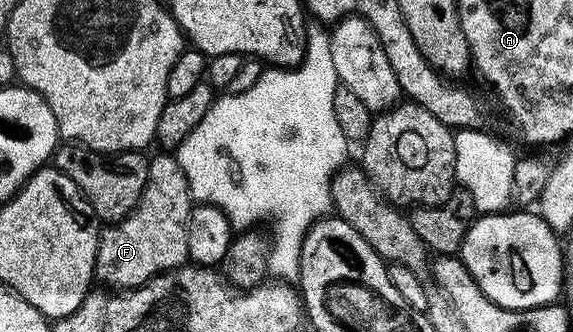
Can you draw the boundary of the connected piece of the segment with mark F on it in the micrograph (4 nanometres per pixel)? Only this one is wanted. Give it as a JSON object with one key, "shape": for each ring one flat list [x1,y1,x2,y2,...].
{"shape":[[161,153,165,154,149,158,147,184,137,207,122,222,106,225,101,231,96,273,106,287,121,292,135,290,157,274,178,270,190,261,187,236,195,203,193,193,189,191,189,175,183,172,172,153]]}

